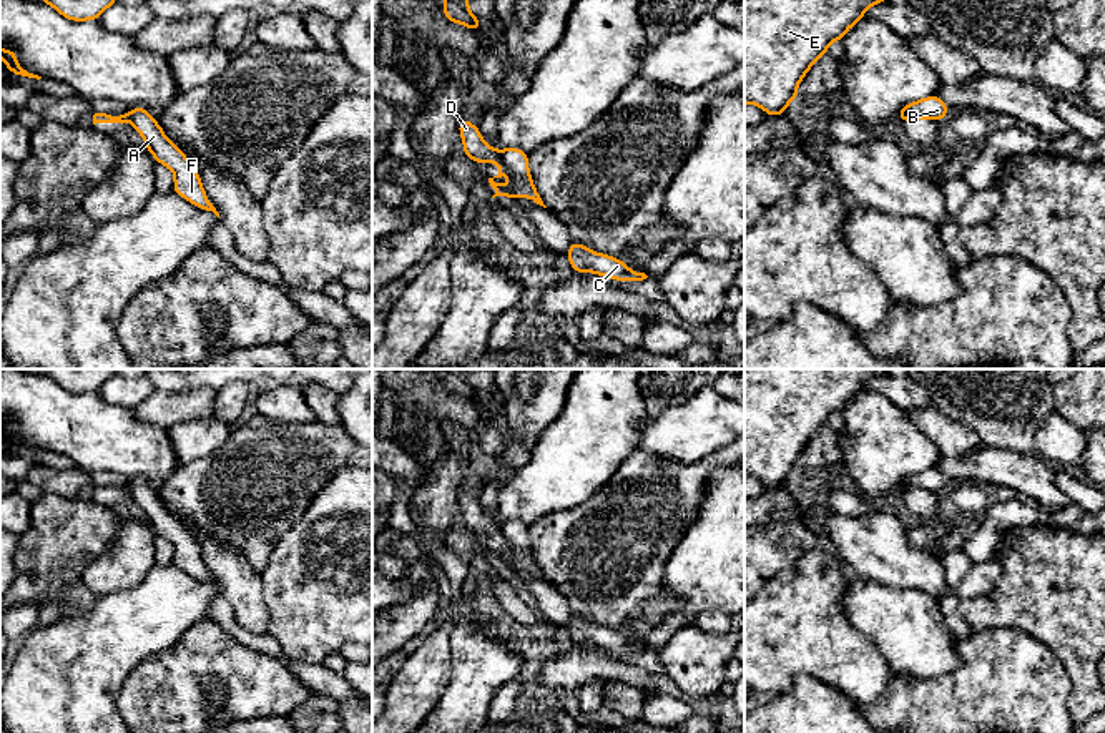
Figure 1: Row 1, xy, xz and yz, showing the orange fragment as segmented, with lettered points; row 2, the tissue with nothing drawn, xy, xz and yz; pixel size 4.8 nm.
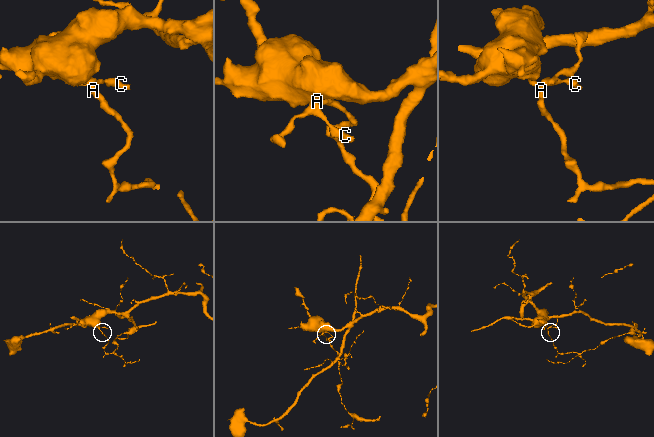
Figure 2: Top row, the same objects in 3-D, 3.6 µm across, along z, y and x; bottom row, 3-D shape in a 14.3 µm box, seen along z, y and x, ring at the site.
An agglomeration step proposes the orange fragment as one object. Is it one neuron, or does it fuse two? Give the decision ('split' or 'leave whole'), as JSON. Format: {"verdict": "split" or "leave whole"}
{"verdict": "split"}

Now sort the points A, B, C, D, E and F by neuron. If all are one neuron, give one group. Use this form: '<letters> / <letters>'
A B C F / D E

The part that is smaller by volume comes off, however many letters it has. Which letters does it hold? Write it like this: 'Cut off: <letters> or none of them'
Cut off: A, B, C, F

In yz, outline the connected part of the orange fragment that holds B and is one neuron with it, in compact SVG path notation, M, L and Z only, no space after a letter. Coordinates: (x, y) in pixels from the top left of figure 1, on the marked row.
M937 95L921 98L917 101L907 103L901 108L897 120L901 123L909 120L926 120L932 118L942 121L949 113L947 103L944 103Z

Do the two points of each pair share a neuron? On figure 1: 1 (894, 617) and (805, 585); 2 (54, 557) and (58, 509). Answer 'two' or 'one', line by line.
1: two
2: one

